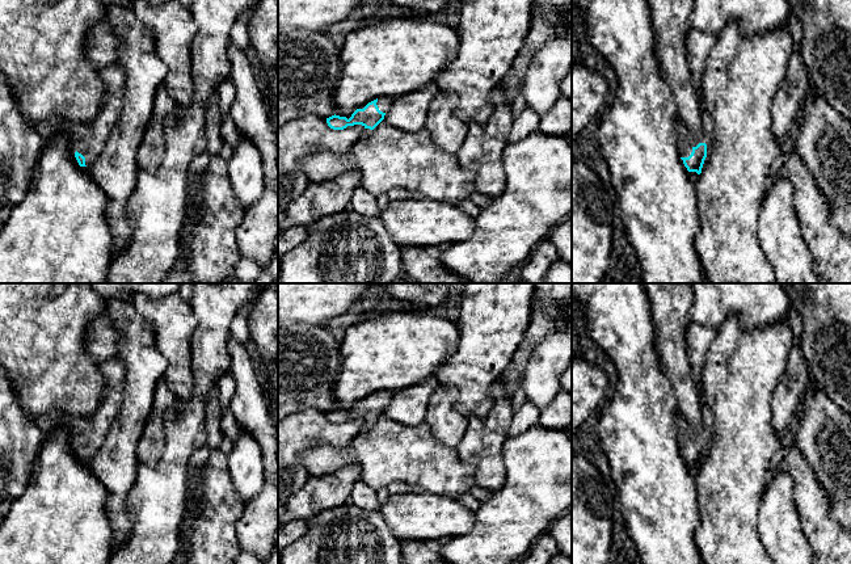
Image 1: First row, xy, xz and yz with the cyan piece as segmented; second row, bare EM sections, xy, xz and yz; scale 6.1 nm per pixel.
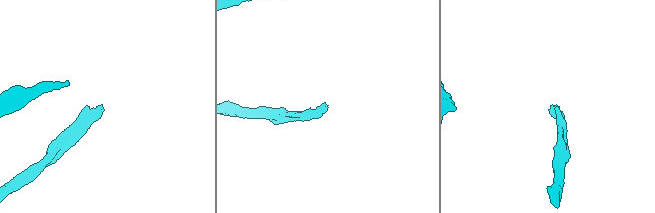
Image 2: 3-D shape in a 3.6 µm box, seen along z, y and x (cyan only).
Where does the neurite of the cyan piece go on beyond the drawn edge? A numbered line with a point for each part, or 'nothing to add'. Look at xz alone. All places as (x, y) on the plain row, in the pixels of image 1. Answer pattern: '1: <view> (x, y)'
1: xz (383, 396)

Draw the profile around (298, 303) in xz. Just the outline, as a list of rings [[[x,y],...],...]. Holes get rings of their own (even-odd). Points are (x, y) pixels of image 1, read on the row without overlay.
[[[278,283],[278,325],[324,325],[379,283]]]

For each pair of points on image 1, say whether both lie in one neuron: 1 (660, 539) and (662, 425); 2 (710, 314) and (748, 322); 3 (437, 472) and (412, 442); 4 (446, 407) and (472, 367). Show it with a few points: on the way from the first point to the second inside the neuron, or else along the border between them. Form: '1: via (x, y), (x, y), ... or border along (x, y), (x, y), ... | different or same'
1: via (660, 510), (660, 454) | same
2: via (719, 308), (736, 308), (740, 312) | same
3: via (429, 464), (415, 450) | same
4: border along (439, 384), (456, 390), (455, 408), (467, 417) | different

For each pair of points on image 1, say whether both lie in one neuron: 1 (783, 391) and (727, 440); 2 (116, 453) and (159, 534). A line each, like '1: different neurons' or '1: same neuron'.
1: different neurons
2: different neurons

